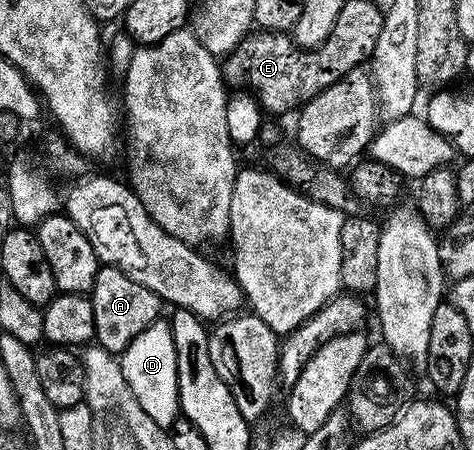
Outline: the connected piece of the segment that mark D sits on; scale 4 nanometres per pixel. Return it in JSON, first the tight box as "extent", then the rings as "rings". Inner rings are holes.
{"extent":[120,319,179,429],"rings":[[[165,319],[153,320],[132,342],[120,353],[120,363],[124,378],[136,394],[144,414],[156,422],[156,426],[169,429],[179,419],[178,371],[176,370],[176,342],[172,342],[172,330]]]}

